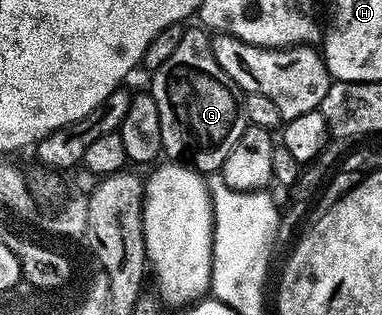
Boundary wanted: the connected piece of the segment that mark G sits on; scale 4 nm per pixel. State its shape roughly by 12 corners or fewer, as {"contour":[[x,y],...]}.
{"contour":[[188,28],[149,91],[163,153],[218,174],[247,129],[240,90]]}

